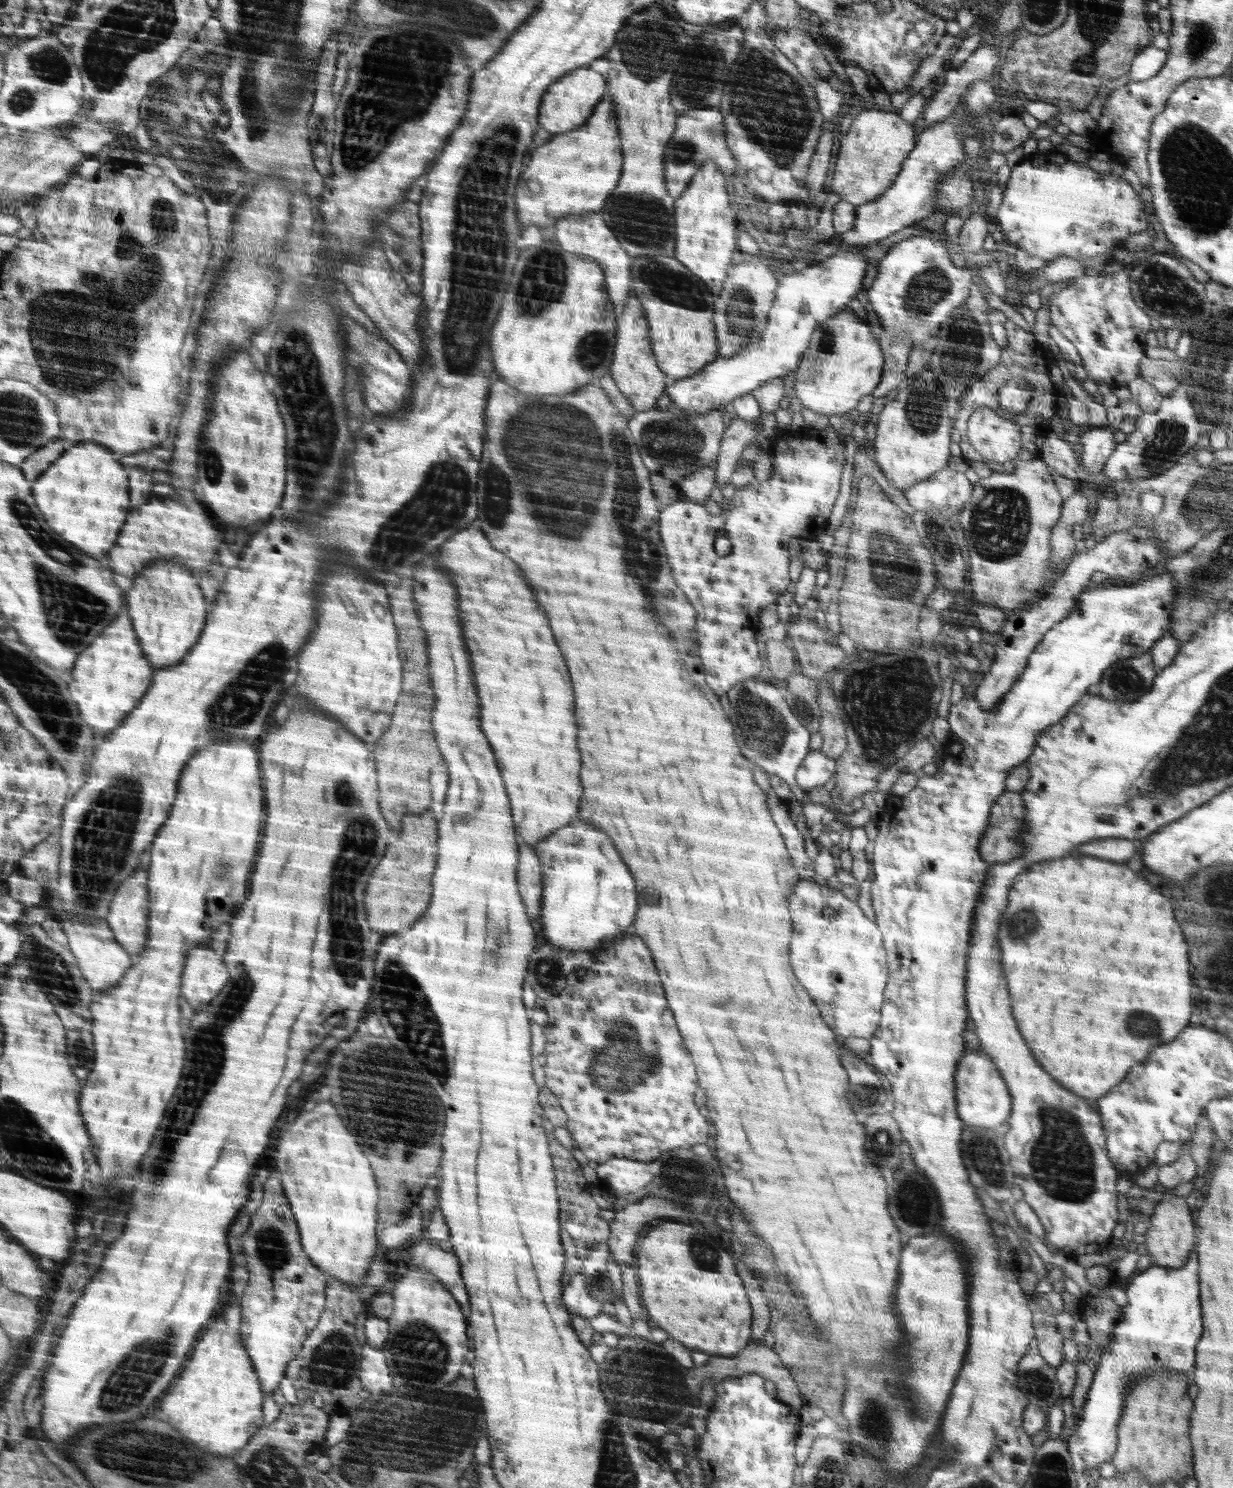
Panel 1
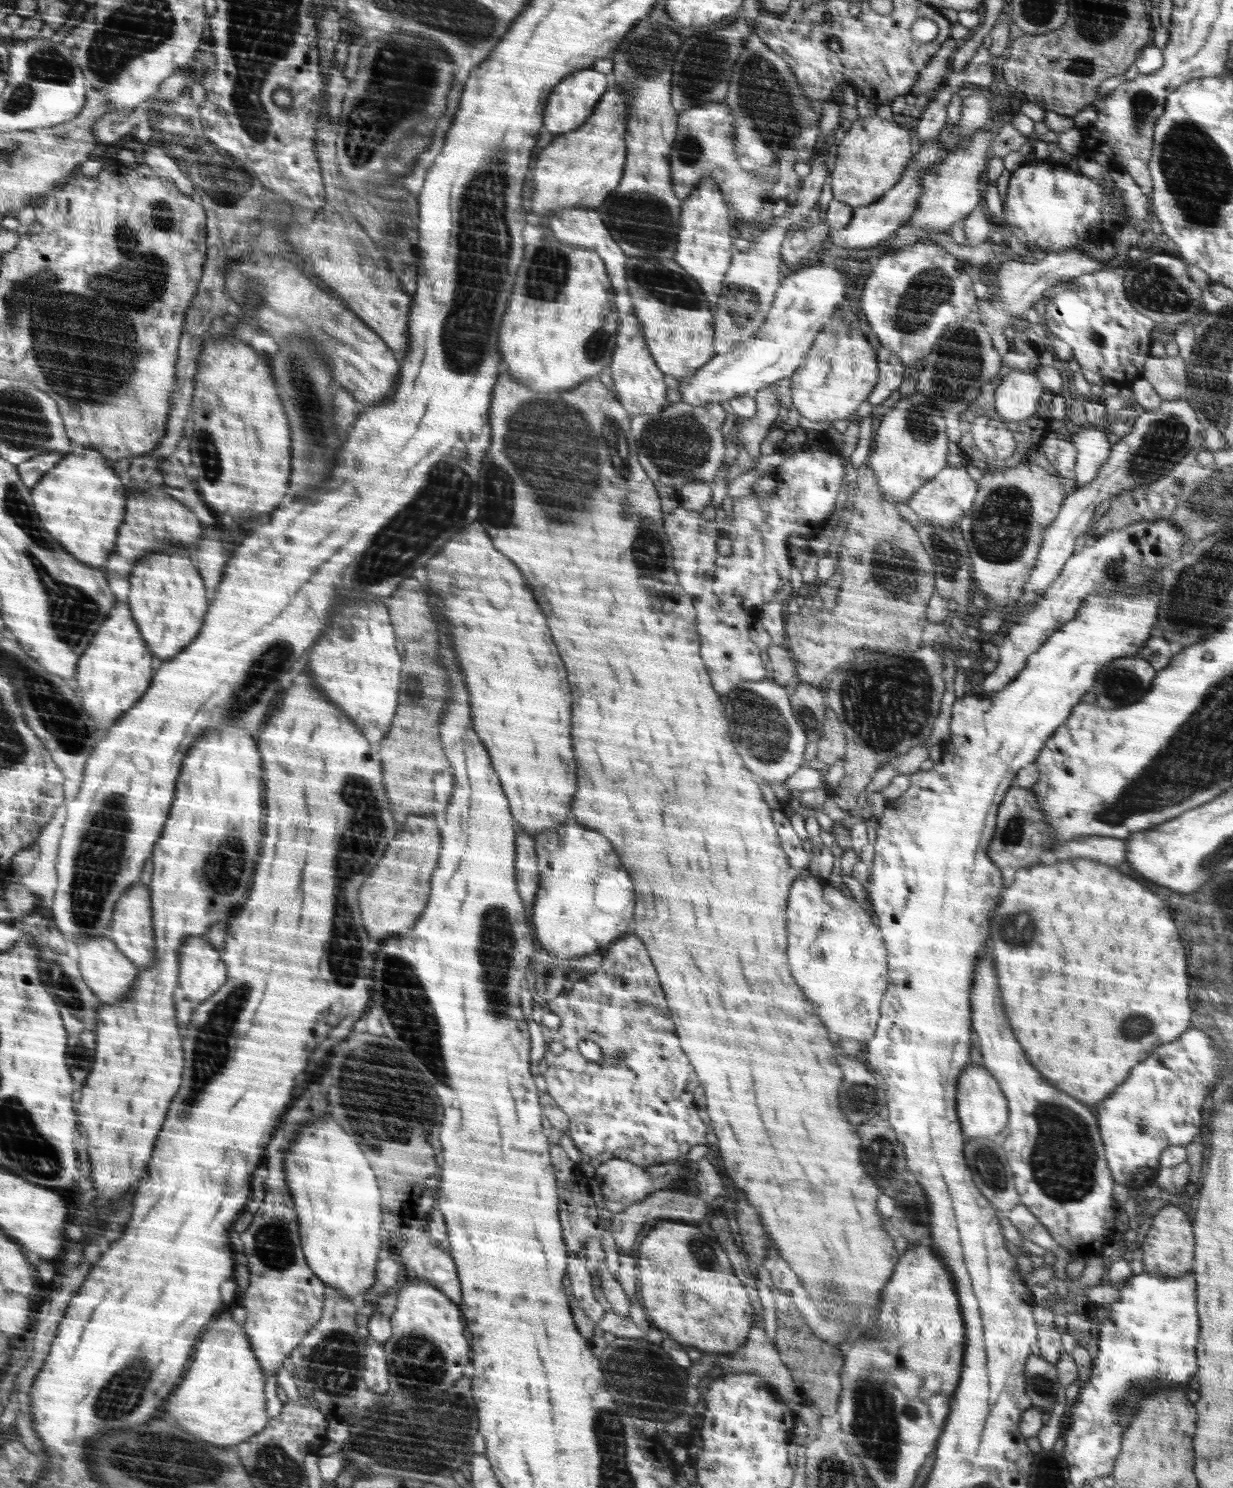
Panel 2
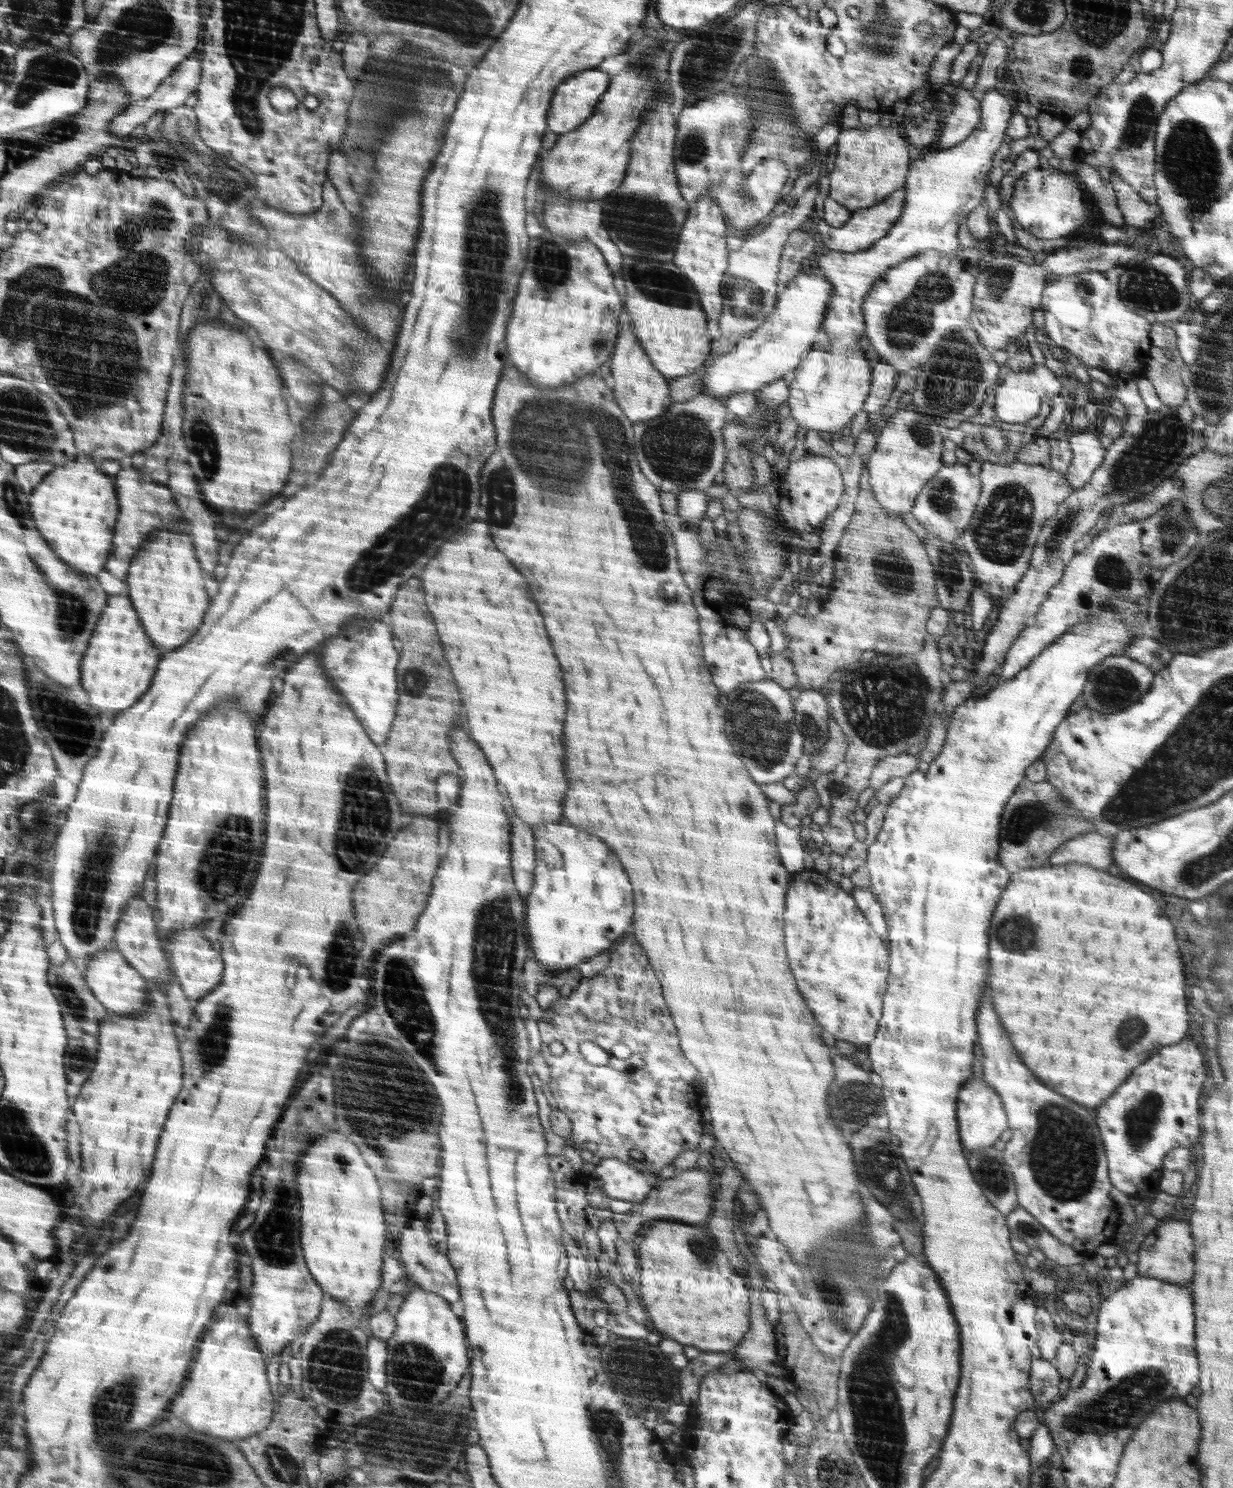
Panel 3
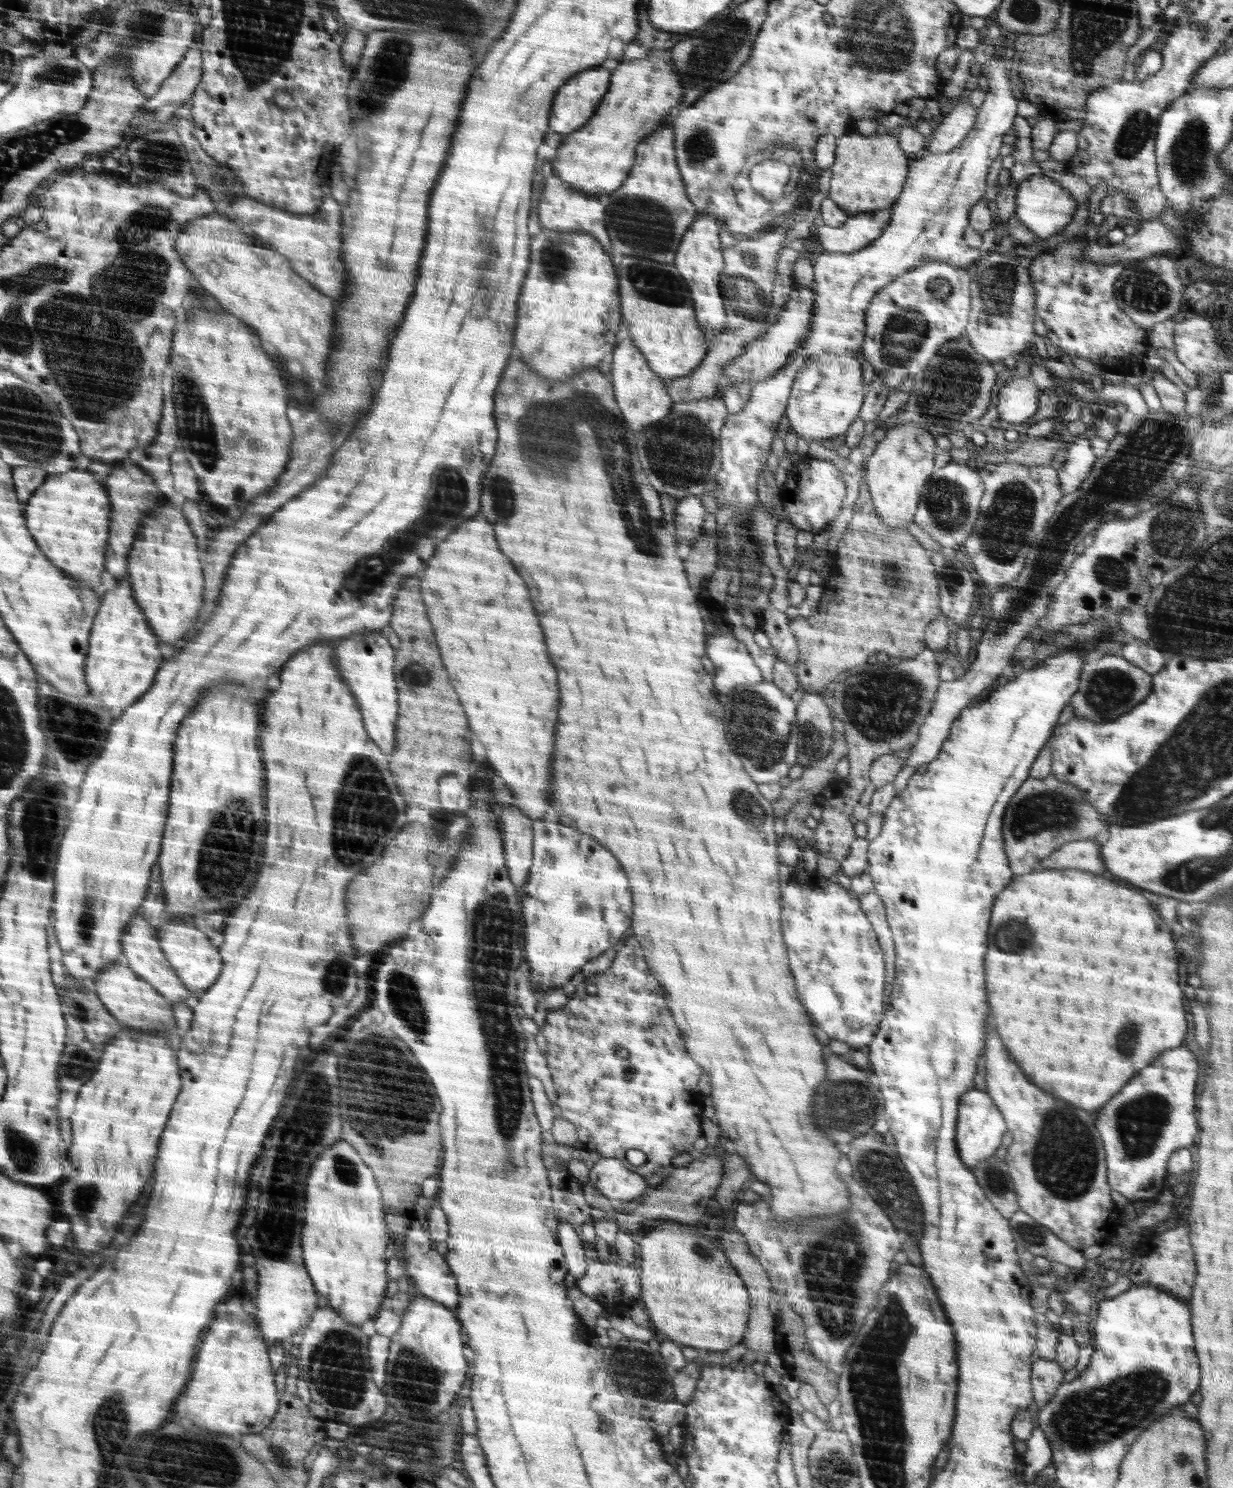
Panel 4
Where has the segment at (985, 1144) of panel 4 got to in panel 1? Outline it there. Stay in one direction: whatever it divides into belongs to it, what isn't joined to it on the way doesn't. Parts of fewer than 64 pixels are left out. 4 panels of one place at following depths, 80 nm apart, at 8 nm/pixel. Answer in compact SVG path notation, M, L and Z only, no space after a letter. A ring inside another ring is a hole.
M969 1050L967 1056L960 1058L960 1118L964 1118L963 1126L992 1128L1001 1130L1001 1124L1008 1122L1011 1116L1012 1097L1007 1089L998 1066L981 1050L974 1053Z

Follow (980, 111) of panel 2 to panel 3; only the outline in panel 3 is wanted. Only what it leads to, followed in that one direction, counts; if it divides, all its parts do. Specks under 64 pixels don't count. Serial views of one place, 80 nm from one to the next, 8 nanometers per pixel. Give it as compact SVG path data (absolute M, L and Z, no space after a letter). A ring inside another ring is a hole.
M960 89L955 95L955 105L945 117L936 146L948 149L966 140L980 124L981 101L976 100L971 91Z

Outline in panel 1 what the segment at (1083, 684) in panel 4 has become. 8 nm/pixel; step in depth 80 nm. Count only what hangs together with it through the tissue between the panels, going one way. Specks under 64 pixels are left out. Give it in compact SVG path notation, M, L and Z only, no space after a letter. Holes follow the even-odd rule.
M1149 652L1113 662L1101 674L1099 696L1118 703L1132 703L1147 694L1158 674Z

